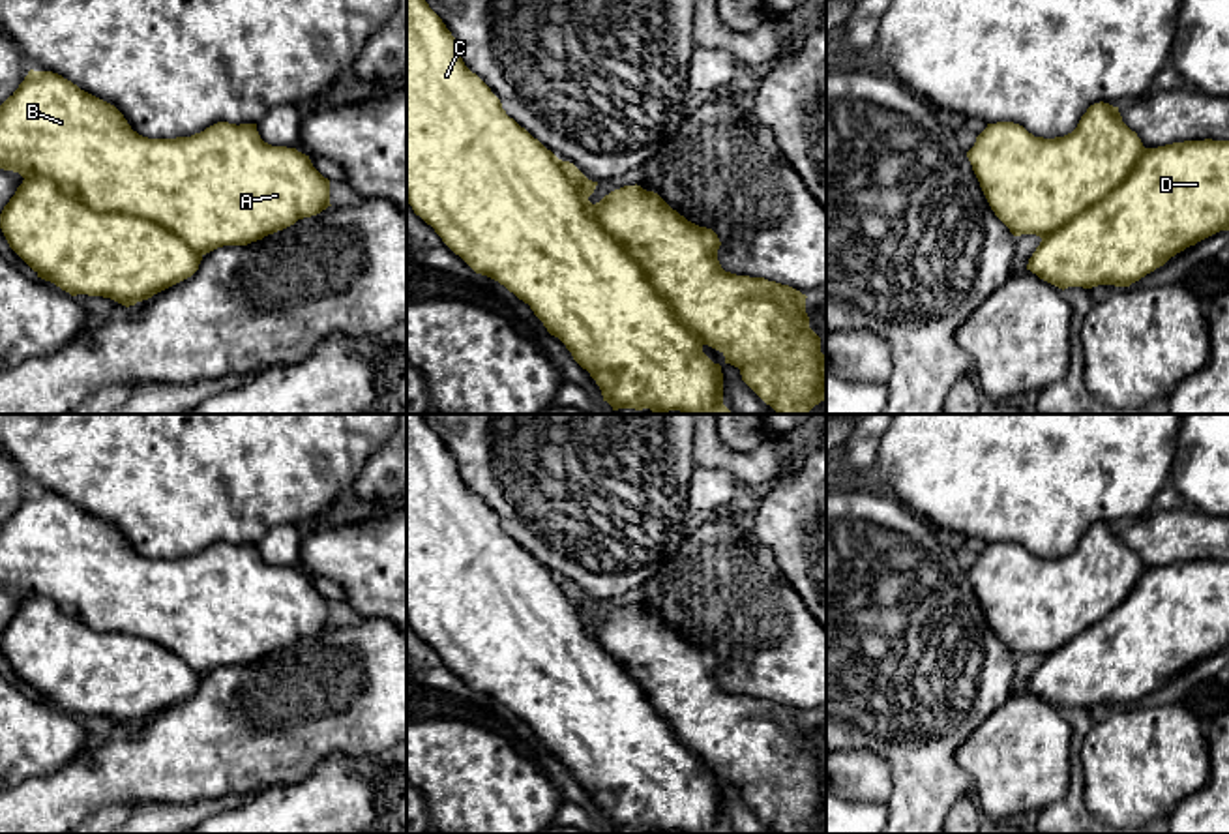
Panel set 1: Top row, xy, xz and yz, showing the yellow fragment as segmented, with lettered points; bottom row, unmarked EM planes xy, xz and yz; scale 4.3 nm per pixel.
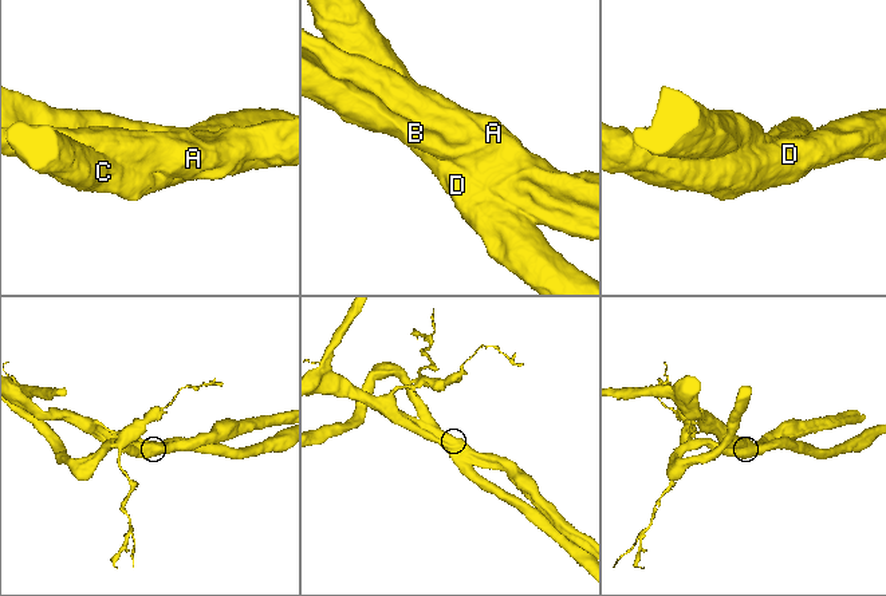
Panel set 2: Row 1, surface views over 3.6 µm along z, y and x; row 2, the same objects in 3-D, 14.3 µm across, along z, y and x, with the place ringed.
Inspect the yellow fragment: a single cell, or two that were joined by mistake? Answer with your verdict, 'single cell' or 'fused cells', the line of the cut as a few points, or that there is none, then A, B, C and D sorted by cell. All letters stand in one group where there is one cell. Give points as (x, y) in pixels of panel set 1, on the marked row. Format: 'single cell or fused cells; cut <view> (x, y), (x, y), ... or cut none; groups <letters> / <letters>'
fused cells; cut xz (561, 162), (587, 210), (619, 242), (673, 313), (703, 343); groups A B / C D

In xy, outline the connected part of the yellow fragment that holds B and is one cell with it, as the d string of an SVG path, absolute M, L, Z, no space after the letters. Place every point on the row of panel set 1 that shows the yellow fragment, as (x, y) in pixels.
M30 69L0 105L0 169L19 172L22 178L49 178L96 212L120 212L155 221L200 255L223 246L247 246L332 206L330 180L313 167L309 156L264 142L257 124L217 122L191 137L148 139L133 131L114 105L52 71Z

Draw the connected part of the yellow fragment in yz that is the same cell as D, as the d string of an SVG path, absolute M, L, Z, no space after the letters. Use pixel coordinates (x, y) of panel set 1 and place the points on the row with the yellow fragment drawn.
M1229 141L1147 148L1128 178L1042 238L1027 270L1059 287L1130 287L1190 246L1229 231Z

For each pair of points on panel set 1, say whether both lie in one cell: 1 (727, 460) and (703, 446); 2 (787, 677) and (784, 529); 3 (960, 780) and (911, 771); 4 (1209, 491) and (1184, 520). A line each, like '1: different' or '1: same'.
1: same
2: different
3: same
4: different

